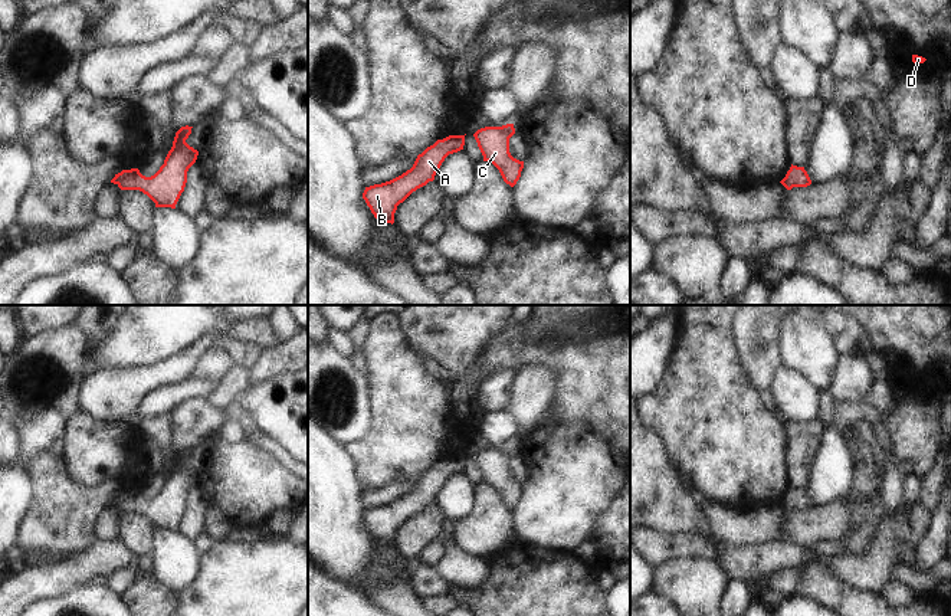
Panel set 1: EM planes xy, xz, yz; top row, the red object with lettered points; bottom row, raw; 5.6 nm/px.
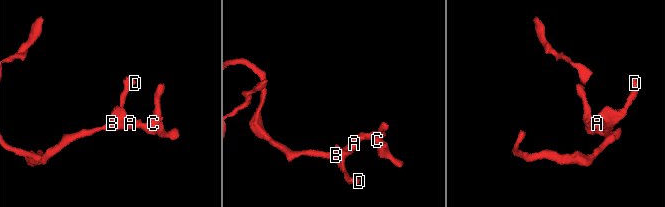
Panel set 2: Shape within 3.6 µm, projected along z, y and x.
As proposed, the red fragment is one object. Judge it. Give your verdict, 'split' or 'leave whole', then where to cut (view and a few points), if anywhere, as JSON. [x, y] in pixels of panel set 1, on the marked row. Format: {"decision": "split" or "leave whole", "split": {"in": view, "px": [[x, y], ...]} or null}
{"decision": "leave whole", "split": null}

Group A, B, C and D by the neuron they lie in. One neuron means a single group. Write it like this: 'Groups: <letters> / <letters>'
Groups: A B C D.

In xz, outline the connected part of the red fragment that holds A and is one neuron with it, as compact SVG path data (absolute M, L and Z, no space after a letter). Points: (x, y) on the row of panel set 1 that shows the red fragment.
M449 135L437 140L417 155L413 167L401 176L365 187L363 199L376 219L394 223L397 206L413 191L434 180L437 170L449 154L463 150L465 135Z

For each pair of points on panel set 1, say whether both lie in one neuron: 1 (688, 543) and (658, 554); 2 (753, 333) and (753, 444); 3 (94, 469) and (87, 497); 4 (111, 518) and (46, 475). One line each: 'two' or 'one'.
1: one
2: two
3: two
4: two

